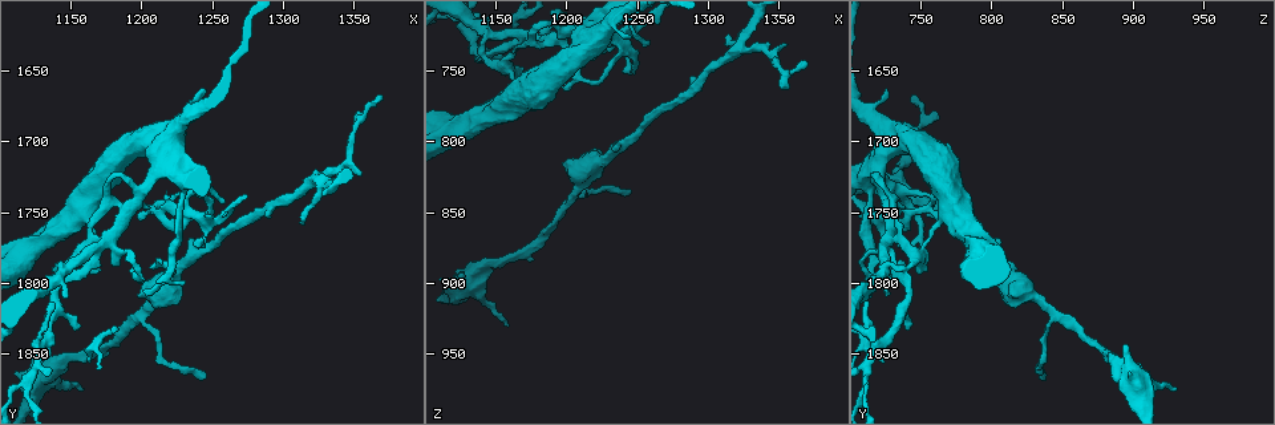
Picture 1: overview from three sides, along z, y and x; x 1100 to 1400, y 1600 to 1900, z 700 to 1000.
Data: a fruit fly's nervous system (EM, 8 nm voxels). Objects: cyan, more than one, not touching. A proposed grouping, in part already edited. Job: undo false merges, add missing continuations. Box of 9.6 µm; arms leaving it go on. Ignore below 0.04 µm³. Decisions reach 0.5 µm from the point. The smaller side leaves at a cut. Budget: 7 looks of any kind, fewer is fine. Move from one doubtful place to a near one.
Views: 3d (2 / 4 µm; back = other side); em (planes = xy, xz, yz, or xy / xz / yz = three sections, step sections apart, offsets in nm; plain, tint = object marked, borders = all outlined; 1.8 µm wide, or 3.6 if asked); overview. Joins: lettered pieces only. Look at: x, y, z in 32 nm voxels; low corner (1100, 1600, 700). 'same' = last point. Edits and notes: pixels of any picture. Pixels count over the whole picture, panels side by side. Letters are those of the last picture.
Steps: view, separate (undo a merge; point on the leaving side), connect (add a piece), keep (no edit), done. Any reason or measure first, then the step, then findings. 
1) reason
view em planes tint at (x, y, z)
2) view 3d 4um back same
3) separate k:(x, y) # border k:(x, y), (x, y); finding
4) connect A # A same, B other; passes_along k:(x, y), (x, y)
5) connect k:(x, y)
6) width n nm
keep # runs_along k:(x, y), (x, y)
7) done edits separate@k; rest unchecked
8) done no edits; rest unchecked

an open end
view em 3.6um planes borders at (1356, 1684, 760)

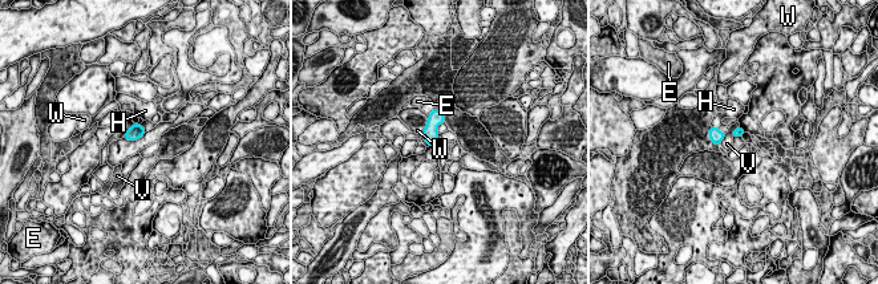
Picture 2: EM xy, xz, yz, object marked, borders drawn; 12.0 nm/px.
width 120 nm
keep # E other, H other, V other, W other; border 2:(444, 121), (437, 128), (438, 133); no lettered piece goes on from it

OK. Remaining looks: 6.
touches itself
view 3d 2um at (1216, 1742, 758)

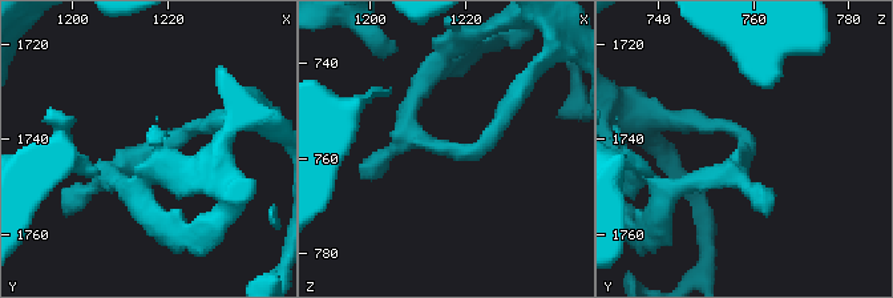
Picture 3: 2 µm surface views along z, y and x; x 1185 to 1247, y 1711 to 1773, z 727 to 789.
view em planes tint at (1216, 1740, 758)

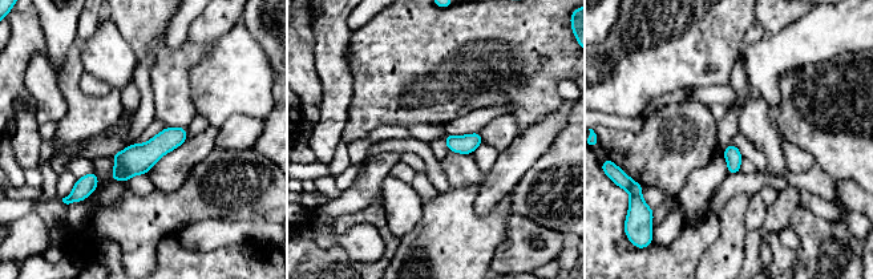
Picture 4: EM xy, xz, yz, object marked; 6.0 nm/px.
view em planes borders same

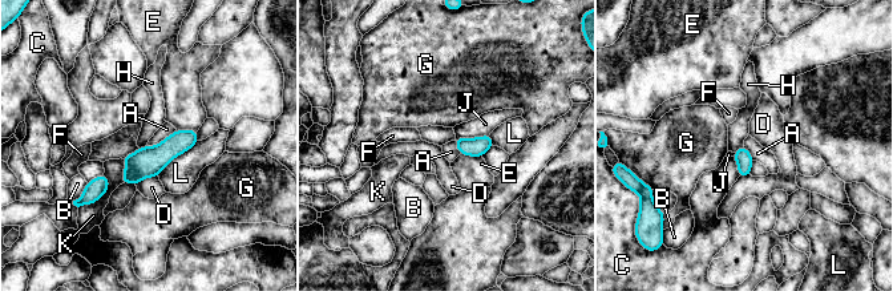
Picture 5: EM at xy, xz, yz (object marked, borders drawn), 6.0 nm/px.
width 100 nm
keep # A other, B other, C other, D other, E other, F other, G other, H other, J other, K other, L other; border 5:(743, 145), (734, 152); continuous, no second cell

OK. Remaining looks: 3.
an open end
view 3d 4um at (1154, 1830, 742)

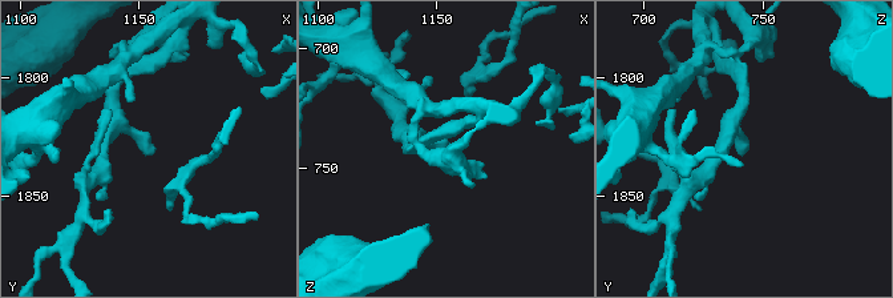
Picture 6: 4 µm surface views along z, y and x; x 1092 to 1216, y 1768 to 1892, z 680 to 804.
view em planes borders at (1155, 1832, 740)

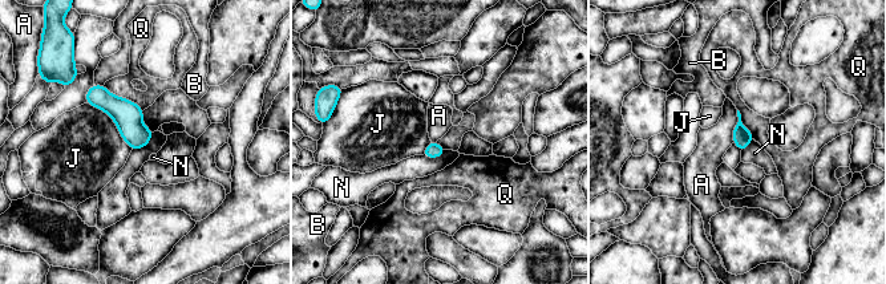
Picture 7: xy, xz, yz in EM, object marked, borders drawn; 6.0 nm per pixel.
keep # A other, B other, J other, N other, Q other; border 7:(737, 110), (732, 142); no lettered piece goes on from it

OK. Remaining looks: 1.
done no edits; rest unchecked

